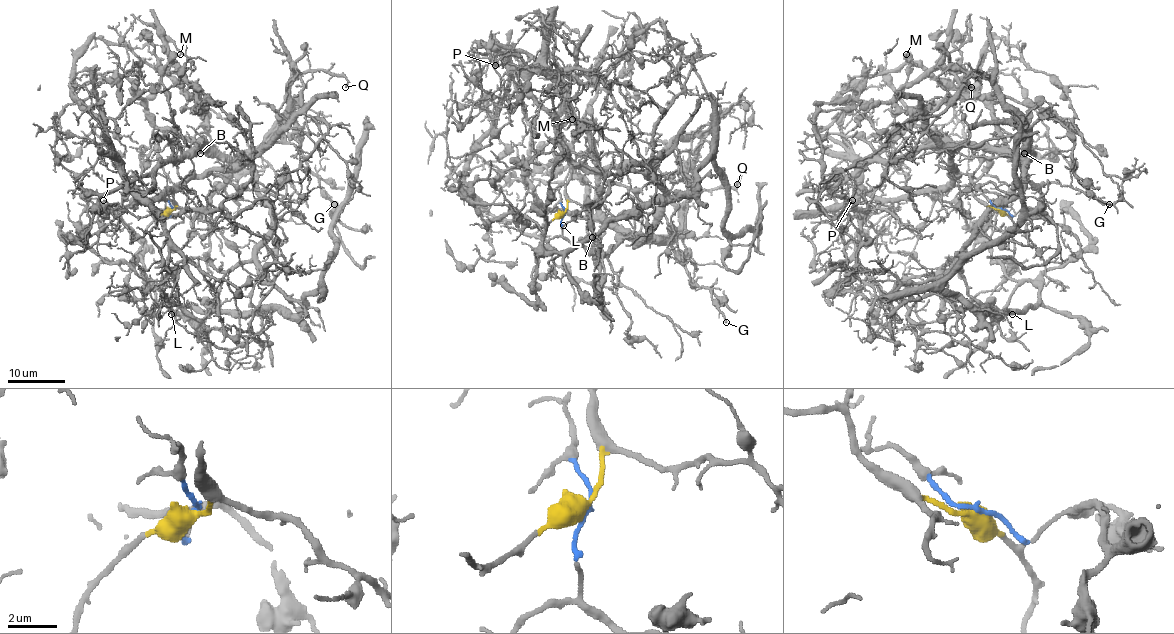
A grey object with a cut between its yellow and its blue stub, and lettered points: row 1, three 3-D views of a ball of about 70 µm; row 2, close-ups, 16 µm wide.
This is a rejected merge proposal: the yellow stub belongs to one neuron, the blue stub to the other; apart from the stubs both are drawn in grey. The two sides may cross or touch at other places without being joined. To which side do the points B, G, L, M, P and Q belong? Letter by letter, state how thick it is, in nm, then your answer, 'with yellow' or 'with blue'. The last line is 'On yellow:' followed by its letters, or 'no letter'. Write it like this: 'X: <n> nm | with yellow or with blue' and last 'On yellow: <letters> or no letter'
B: 140 nm | with blue
G: 220 nm | with blue
L: 90 nm | with blue
M: 170 nm | with yellow
P: 120 nm | with yellow
Q: 140 nm | with blue
On yellow: M, P

